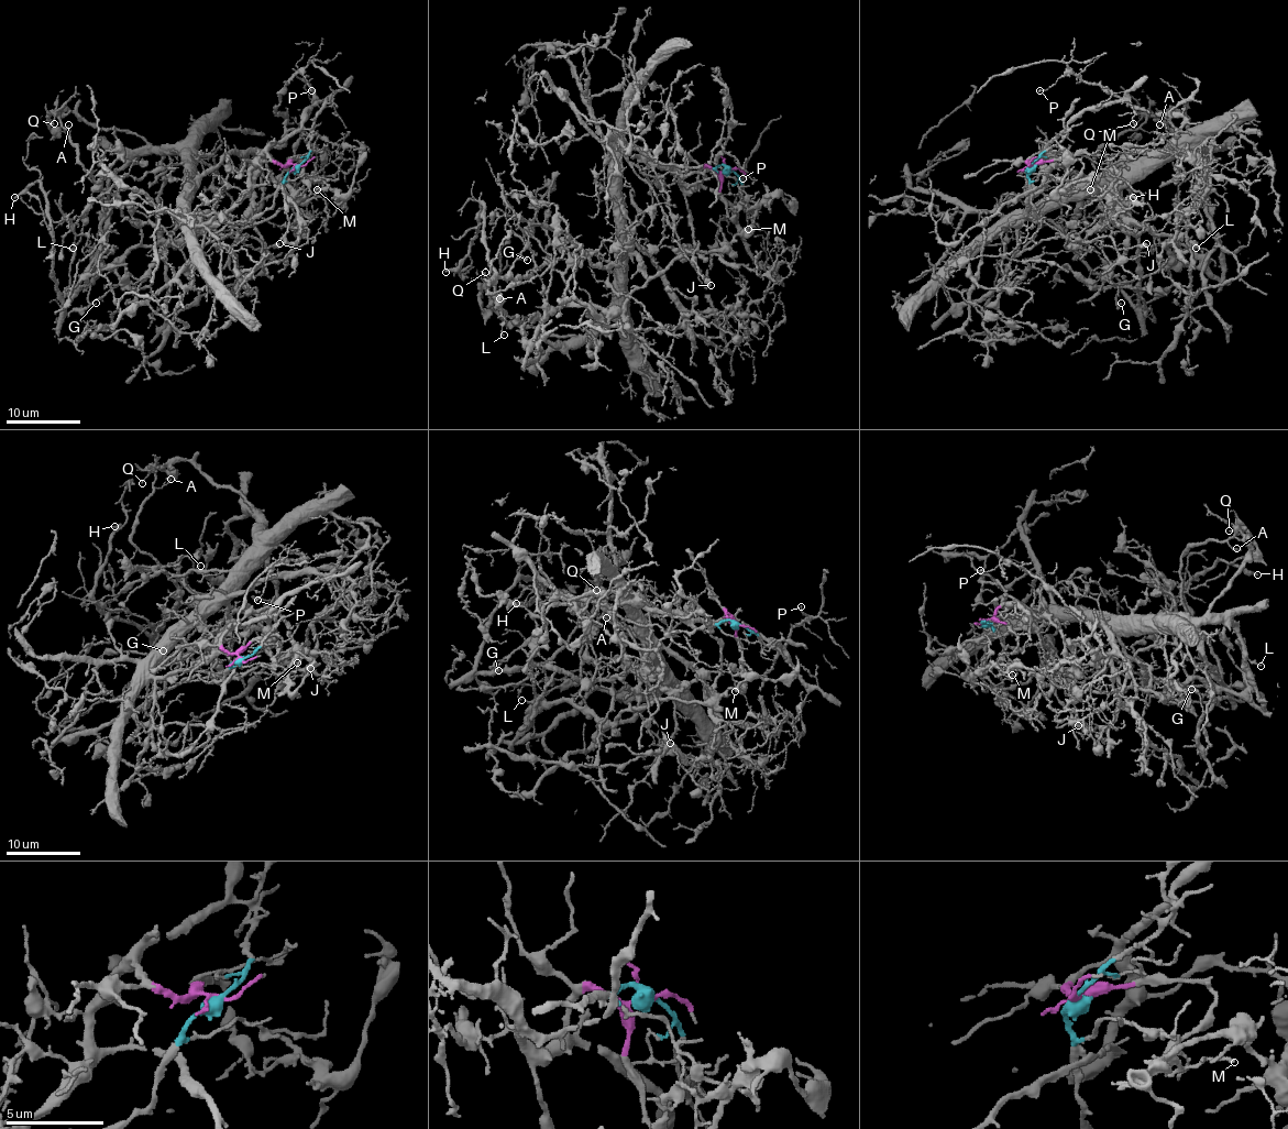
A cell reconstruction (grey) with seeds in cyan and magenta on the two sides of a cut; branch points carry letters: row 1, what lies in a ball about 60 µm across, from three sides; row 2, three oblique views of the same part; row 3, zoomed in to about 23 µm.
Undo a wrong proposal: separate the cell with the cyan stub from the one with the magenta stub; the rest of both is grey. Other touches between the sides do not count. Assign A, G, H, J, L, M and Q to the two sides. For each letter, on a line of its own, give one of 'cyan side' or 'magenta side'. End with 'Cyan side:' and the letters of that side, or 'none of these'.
A: cyan side
G: cyan side
H: cyan side
J: cyan side
L: cyan side
M: magenta side
Q: cyan side
Cyan side: A, G, H, J, L, Q

